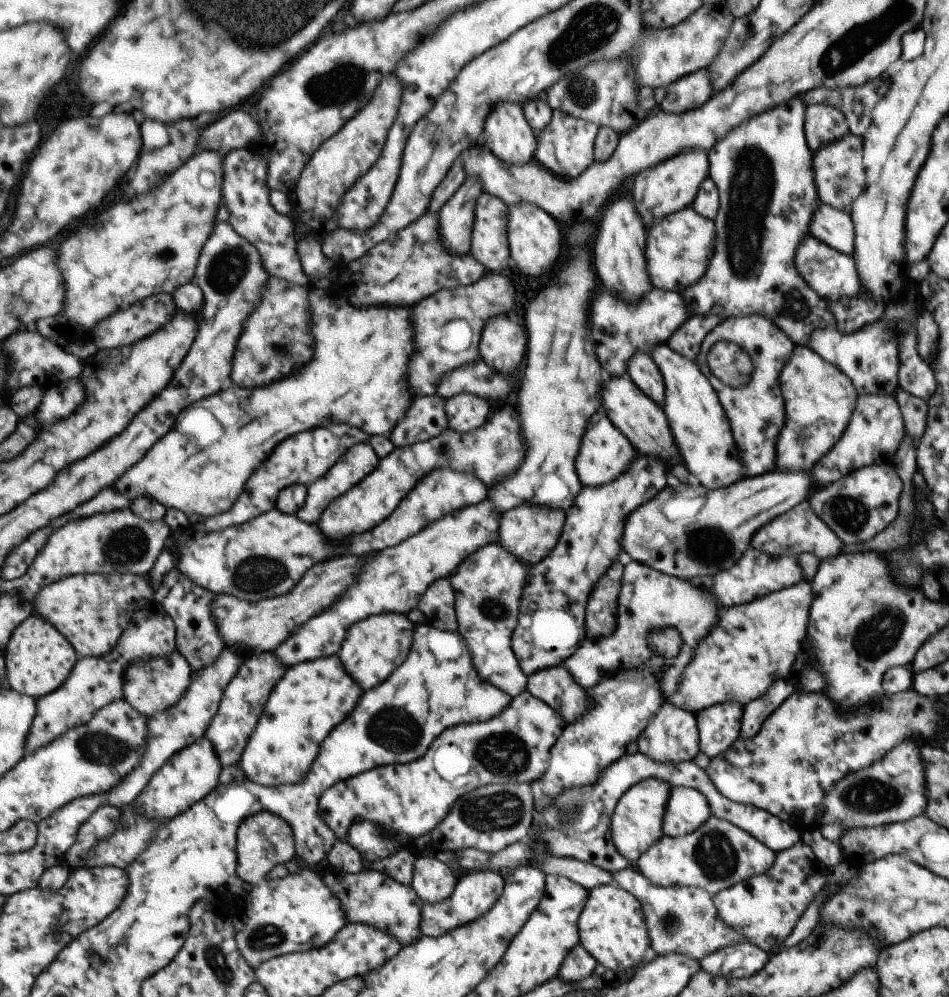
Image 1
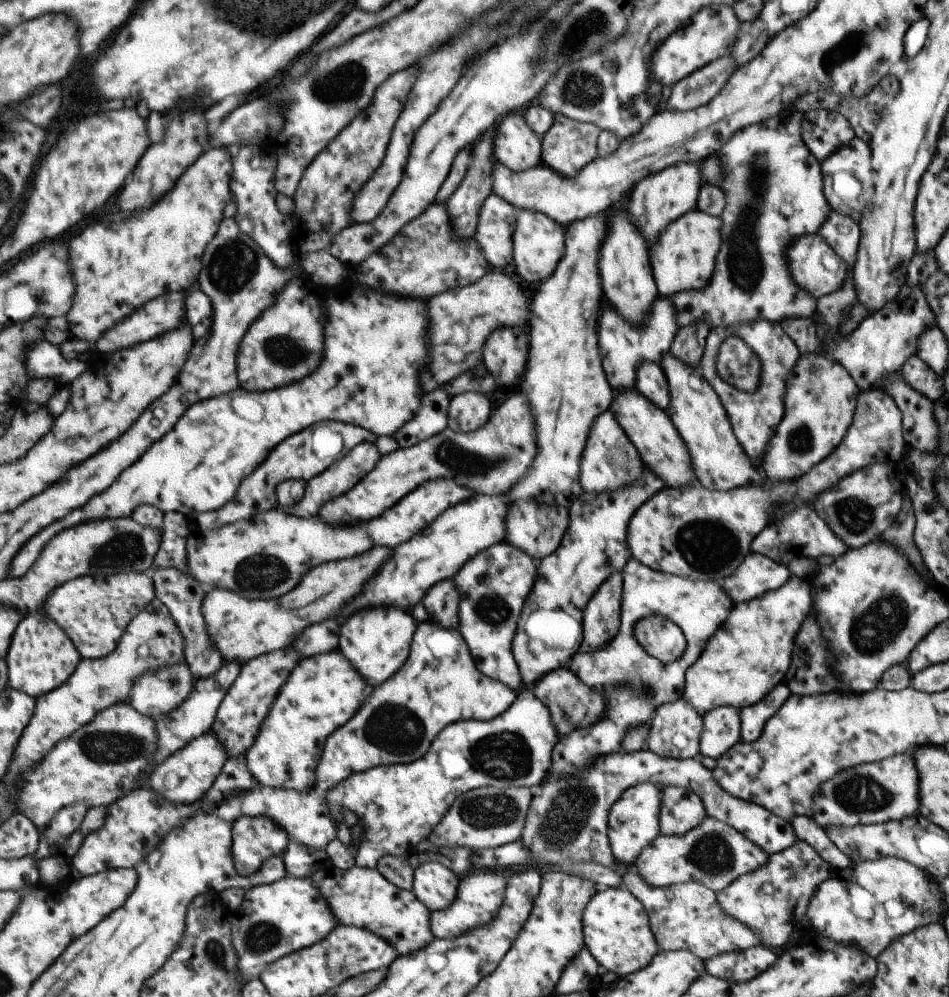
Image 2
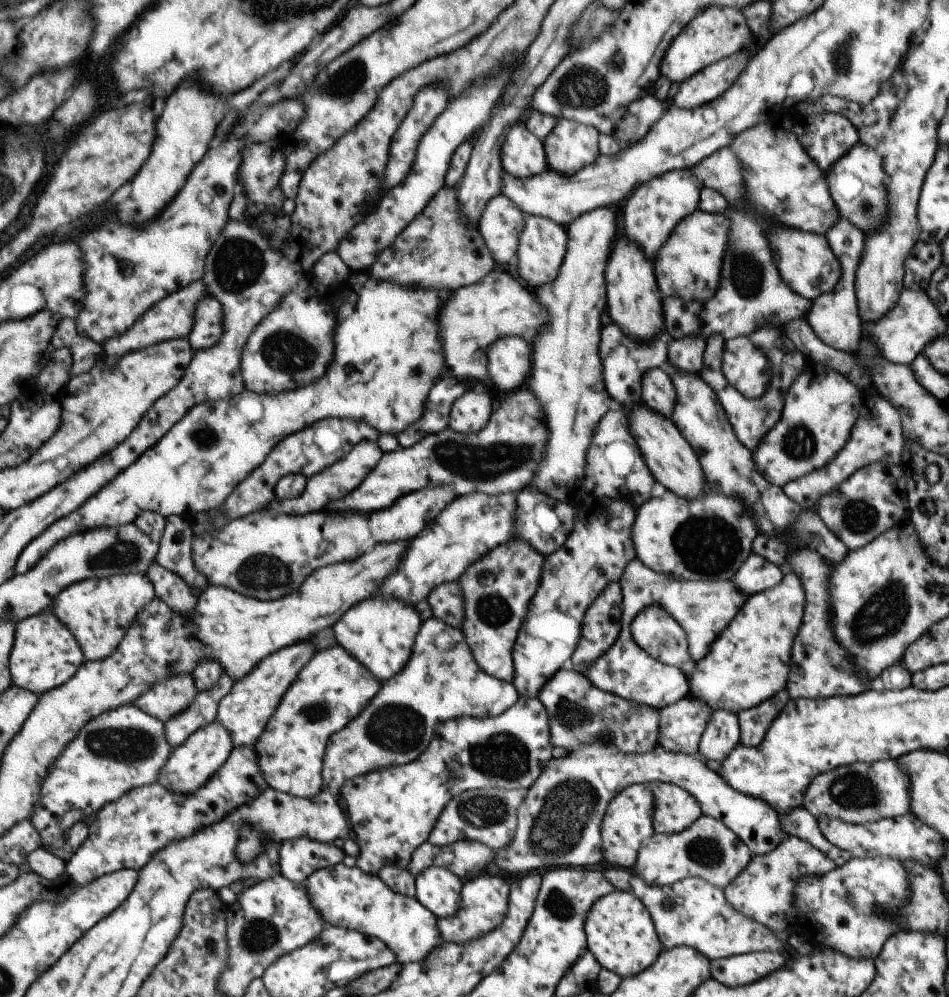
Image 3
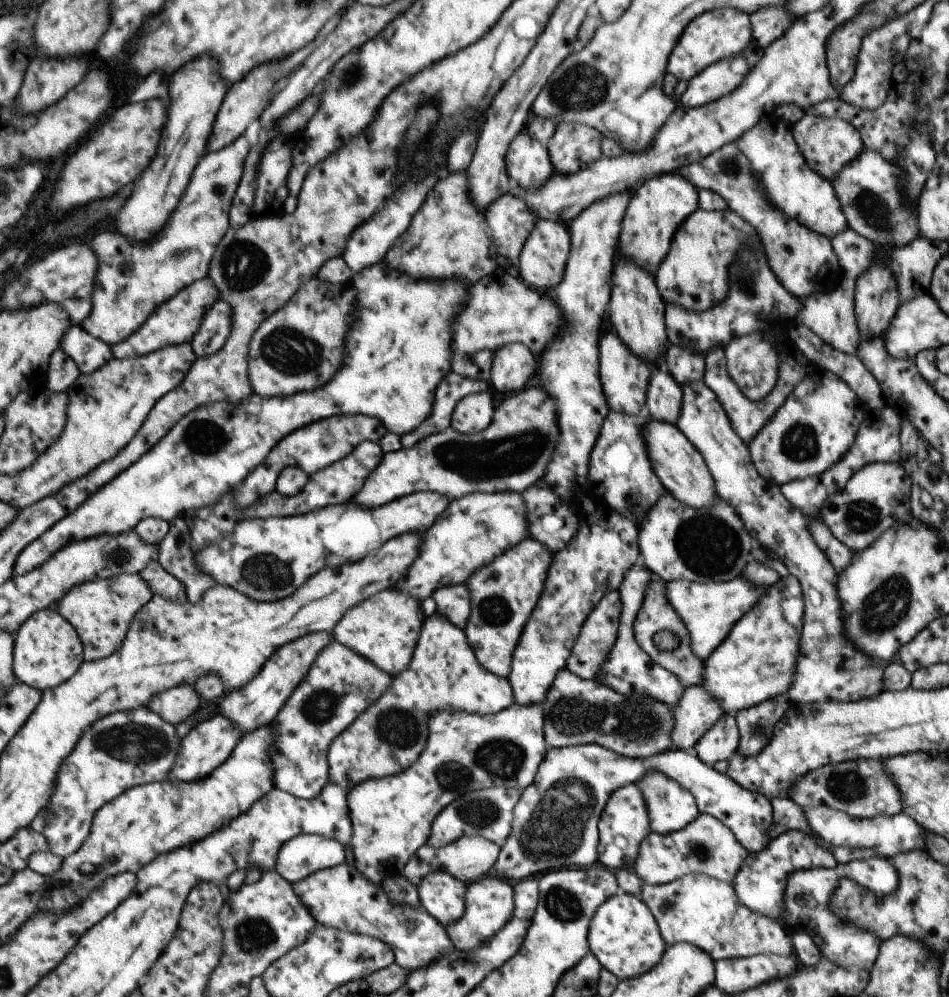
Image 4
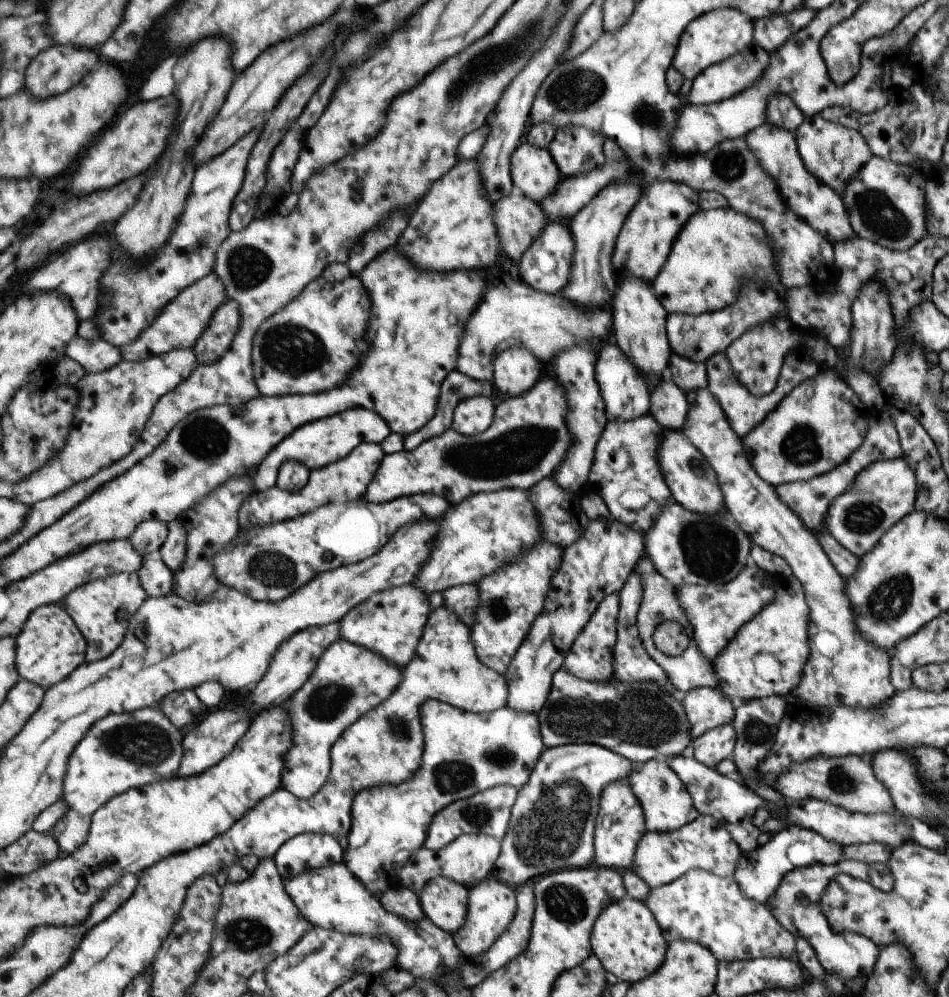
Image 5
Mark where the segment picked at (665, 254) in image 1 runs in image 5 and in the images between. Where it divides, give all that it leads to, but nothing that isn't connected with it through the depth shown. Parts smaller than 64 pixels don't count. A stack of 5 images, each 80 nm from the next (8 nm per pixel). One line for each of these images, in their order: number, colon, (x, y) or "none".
2: (682, 256)
3: (687, 266)
4: (693, 274)
5: (715, 248)

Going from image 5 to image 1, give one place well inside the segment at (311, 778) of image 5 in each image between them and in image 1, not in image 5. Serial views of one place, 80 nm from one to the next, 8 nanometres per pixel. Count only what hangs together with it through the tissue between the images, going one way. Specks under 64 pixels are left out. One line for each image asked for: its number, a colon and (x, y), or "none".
1: (313, 699)
2: (324, 692)
3: (334, 688)
4: (342, 684)

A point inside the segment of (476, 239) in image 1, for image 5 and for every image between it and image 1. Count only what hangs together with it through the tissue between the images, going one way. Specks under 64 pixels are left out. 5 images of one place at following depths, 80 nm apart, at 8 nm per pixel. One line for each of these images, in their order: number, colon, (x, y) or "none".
2: (495, 233)
3: (503, 222)
4: (512, 222)
5: (521, 220)

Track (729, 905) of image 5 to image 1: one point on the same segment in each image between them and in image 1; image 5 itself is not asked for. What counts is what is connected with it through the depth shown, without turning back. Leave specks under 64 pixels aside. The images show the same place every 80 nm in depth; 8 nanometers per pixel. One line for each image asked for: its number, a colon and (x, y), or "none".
1: (682, 920)
2: (686, 916)
3: (692, 912)
4: (697, 909)

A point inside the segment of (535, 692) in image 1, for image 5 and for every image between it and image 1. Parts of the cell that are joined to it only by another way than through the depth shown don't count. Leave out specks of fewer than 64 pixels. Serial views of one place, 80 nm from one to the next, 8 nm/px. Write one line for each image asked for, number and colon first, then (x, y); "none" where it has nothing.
2: (573, 704)
3: (580, 714)
4: (578, 711)
5: (640, 722)

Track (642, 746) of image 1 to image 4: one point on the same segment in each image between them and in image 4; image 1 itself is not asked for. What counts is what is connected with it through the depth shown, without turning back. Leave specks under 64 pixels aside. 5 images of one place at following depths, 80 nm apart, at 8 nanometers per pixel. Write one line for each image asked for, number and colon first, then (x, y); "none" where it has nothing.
2: (674, 729)
3: (681, 724)
4: (697, 710)

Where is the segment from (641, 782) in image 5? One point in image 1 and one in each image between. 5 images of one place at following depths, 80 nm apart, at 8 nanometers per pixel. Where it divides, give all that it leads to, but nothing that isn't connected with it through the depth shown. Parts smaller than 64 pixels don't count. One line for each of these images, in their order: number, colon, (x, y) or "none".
1: (686, 810)
2: (680, 810)
3: (676, 809)
4: (669, 806)

